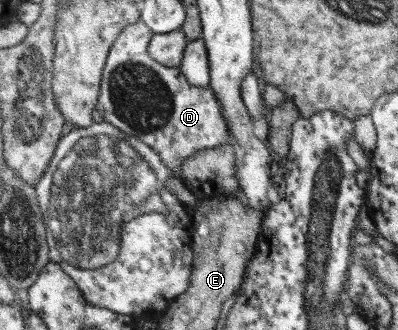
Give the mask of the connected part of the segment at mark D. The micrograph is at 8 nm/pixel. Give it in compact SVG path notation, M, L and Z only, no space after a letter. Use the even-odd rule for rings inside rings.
M143 20L126 26L119 34L102 74L102 96L97 109L103 120L153 147L166 165L180 175L183 161L199 149L235 144L235 140L215 90L211 86L195 86L180 67L163 66L151 58L153 37L155 32Z

